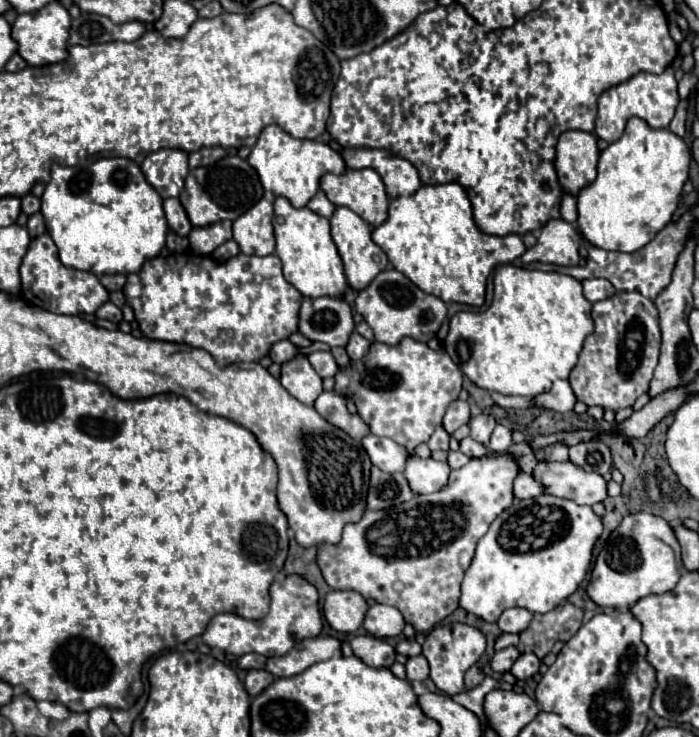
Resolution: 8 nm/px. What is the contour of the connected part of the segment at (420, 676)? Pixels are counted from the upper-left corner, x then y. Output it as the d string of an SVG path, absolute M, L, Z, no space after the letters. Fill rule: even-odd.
M424 655L410 657L406 663L406 679L408 681L424 681L428 677L428 661Z

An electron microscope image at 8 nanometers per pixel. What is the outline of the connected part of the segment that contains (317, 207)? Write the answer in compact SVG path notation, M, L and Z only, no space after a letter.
M320 189L320 191L310 199L308 207L310 207L314 213L322 215L322 217L330 217L330 215L334 213L334 209L336 209L336 205L328 201L328 197L324 195L324 191L322 191L322 189Z

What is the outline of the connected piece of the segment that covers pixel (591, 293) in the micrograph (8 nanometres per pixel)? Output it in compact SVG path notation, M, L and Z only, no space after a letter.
M586 279L582 281L582 285L584 285L584 297L592 303L608 299L616 293L614 285L608 279Z

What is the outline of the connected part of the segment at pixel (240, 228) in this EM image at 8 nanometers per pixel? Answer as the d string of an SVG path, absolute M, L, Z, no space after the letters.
M268 199L258 201L252 209L234 221L234 241L246 255L270 255L274 253L274 229L272 229L272 203Z

